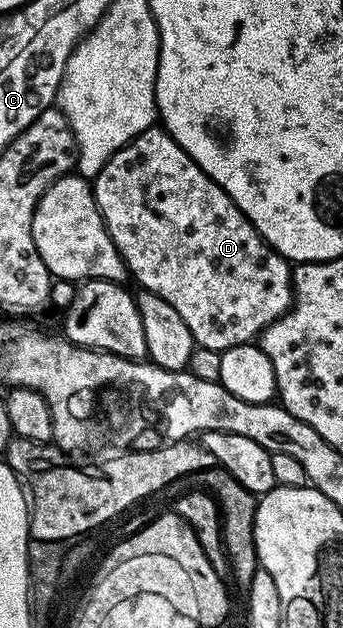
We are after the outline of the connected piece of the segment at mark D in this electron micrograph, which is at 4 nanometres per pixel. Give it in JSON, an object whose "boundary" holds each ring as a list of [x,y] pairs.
{"boundary":[[[165,128],[145,129],[140,135],[136,135],[136,139],[129,141],[123,149],[116,151],[116,155],[112,155],[112,159],[108,159],[108,163],[104,163],[104,167],[94,176],[92,181],[96,186],[96,196],[100,202],[98,210],[104,219],[112,243],[116,243],[120,255],[124,259],[129,276],[135,277],[143,290],[154,292],[176,309],[177,314],[187,324],[188,331],[194,336],[195,346],[202,348],[203,345],[206,349],[221,351],[231,349],[233,345],[245,345],[253,342],[262,330],[267,329],[274,321],[281,319],[290,309],[294,299],[291,262],[280,256],[259,235],[256,227],[238,210],[236,203],[230,199],[230,196],[190,158],[188,151],[184,151],[184,147],[180,147],[180,143],[176,143],[176,139],[172,139],[172,135],[167,133]]]}

